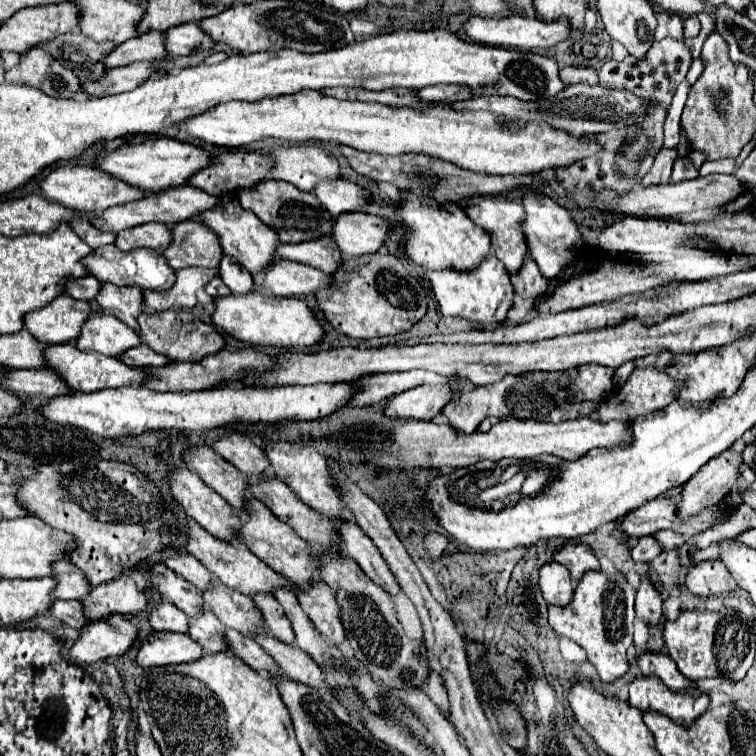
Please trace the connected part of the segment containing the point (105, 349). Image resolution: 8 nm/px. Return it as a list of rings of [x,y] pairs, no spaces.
[[[91,312],[87,324],[83,324],[77,348],[83,352],[101,352],[105,356],[121,356],[127,348],[139,346],[139,336],[121,320],[109,314]]]

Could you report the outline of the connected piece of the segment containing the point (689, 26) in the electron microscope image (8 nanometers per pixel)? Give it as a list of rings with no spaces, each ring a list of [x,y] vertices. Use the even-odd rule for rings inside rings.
[[[690,16],[683,22],[684,24],[684,38],[697,36],[700,32],[701,25],[697,16]]]

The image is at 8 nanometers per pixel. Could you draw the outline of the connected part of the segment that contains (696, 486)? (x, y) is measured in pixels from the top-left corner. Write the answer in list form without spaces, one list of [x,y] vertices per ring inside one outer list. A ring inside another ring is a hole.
[[[733,448],[731,452],[721,452],[715,456],[711,464],[705,464],[705,468],[701,468],[701,472],[697,472],[683,488],[679,496],[679,514],[683,518],[693,516],[701,508],[717,504],[727,490],[733,490],[737,486],[741,464],[743,458]]]

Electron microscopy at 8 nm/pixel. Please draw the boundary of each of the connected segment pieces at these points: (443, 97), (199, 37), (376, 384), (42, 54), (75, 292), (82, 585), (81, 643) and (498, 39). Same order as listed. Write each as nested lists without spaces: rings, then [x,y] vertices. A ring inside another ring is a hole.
[[[437,84],[437,86],[427,86],[427,88],[417,90],[417,98],[427,100],[427,102],[453,104],[459,100],[469,100],[471,92],[467,92],[467,88],[461,88],[455,84]]]
[[[195,22],[167,30],[167,50],[171,56],[189,56],[195,50],[211,50],[215,42]]]
[[[409,370],[397,374],[373,374],[357,380],[359,394],[349,402],[351,406],[369,406],[381,402],[393,394],[423,386],[423,384],[447,384],[447,376],[427,372],[427,370]]]
[[[37,46],[23,54],[21,64],[13,70],[5,72],[5,82],[9,84],[27,84],[39,88],[47,96],[53,98],[73,98],[73,94],[81,88],[75,72],[63,68],[45,48]]]
[[[85,276],[79,280],[69,280],[67,294],[77,300],[93,300],[101,288],[101,282],[95,276]]]
[[[69,560],[57,562],[53,570],[55,570],[55,580],[59,580],[55,596],[63,600],[83,600],[83,596],[87,596],[87,592],[91,590],[87,576],[83,576],[83,572]]]
[[[111,616],[109,620],[97,620],[81,630],[81,638],[69,650],[69,656],[83,664],[93,664],[105,658],[117,658],[127,654],[137,638],[137,626],[123,616]]]
[[[473,16],[465,24],[465,32],[471,40],[485,44],[485,46],[503,46],[503,48],[519,48],[519,50],[533,50],[533,48],[549,48],[555,46],[571,36],[571,22],[567,18],[559,18],[553,22],[543,22],[539,18],[527,16],[505,16],[505,18],[479,18]]]

